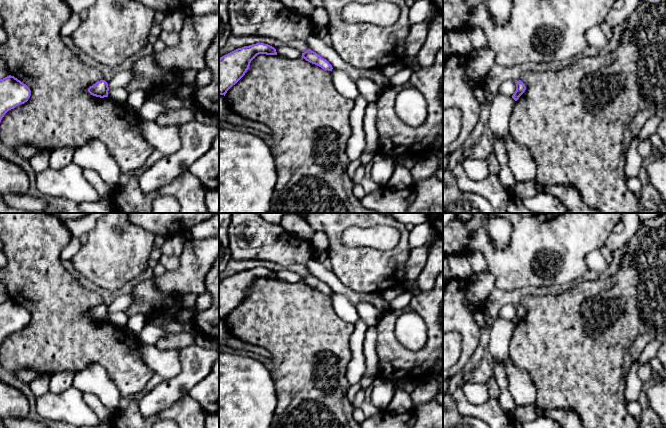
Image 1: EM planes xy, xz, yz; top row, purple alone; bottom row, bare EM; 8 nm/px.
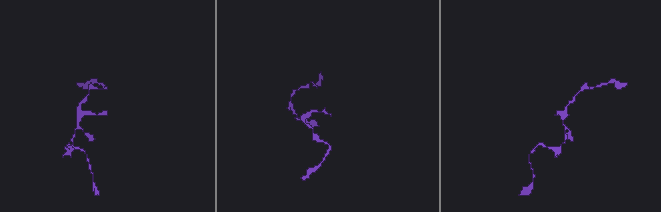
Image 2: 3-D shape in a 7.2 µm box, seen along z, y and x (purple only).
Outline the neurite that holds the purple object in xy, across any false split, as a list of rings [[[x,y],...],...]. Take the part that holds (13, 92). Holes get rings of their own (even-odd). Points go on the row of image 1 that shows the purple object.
[[[14,76],[0,79],[0,122],[9,110],[24,104],[30,96],[30,88]]]

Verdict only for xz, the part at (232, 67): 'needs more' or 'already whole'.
already whole

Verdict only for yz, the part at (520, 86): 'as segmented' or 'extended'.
as segmented

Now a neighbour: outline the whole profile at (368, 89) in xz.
[[[361,78],[356,81],[360,95],[362,95],[368,103],[376,103],[382,89],[378,87],[372,80]]]

